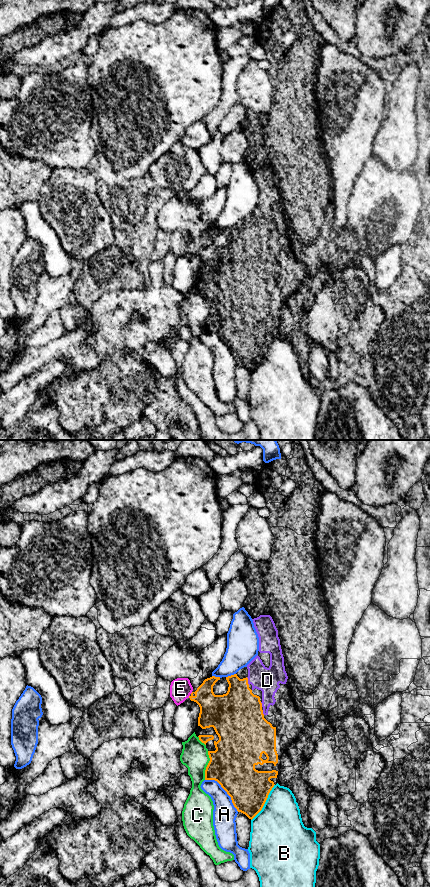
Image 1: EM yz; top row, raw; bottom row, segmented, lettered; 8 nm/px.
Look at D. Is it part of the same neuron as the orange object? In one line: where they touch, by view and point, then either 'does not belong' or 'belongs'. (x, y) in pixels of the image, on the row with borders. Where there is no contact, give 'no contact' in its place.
contact yz (247, 681); belongs

